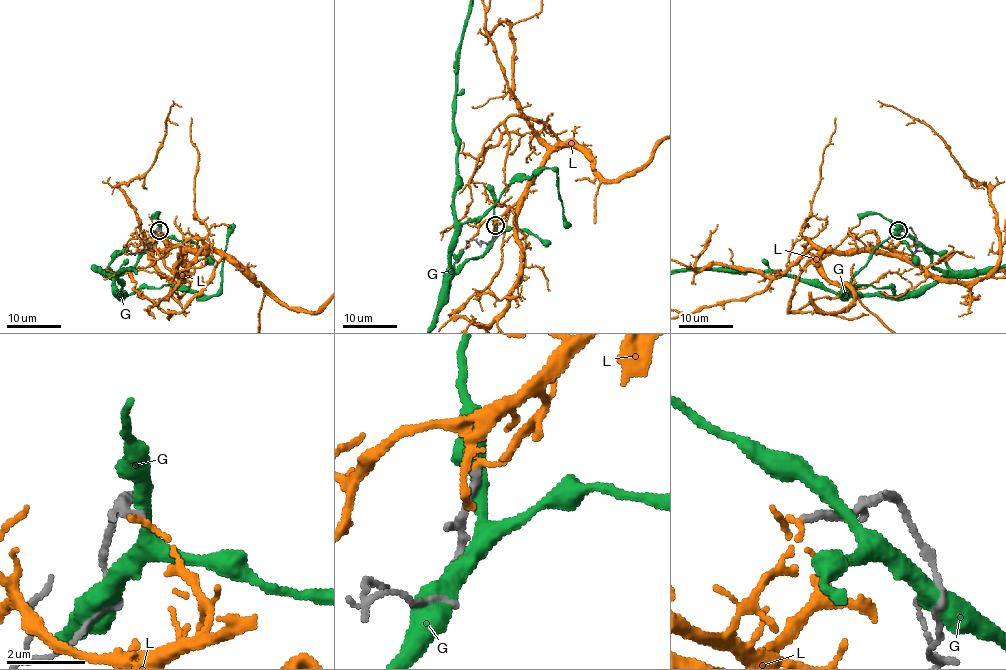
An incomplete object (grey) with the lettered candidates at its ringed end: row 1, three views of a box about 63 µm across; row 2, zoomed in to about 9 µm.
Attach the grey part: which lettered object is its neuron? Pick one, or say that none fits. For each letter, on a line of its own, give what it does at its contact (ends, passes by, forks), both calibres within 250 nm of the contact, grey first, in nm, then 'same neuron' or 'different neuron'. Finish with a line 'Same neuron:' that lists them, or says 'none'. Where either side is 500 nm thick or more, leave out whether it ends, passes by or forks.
G: it passes by; 300 nm thick on the grey side, 360 nm on the other; different neuron
L: it ends there; 200 nm thick on the grey side, 140 nm on the other; different neuron
Same neuron: none

